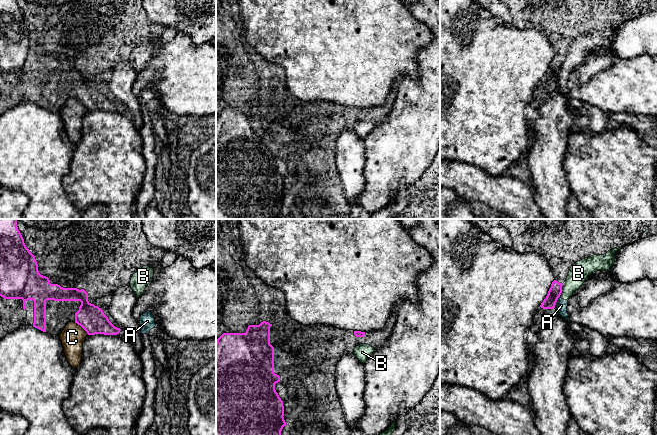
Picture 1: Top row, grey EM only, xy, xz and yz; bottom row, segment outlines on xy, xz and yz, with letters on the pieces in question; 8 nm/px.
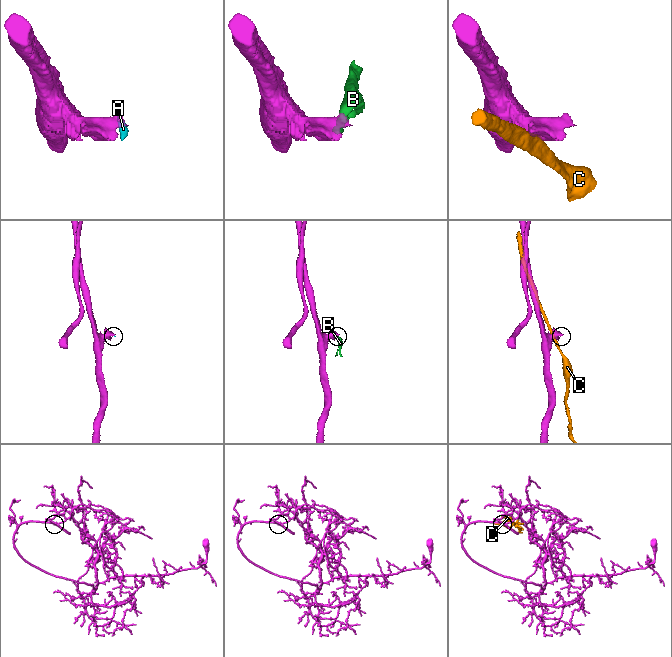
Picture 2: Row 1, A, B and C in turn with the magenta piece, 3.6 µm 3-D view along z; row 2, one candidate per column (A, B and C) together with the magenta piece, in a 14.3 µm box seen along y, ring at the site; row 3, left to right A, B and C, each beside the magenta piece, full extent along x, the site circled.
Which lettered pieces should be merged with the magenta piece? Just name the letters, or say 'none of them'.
none of them

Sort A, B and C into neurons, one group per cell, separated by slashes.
A B / C

